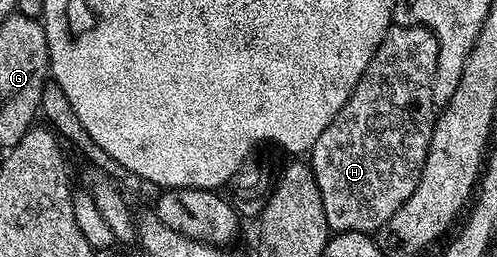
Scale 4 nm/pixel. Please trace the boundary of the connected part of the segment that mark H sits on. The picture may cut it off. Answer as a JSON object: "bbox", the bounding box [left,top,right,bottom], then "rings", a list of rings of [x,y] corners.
{"bbox":[308,25,438,233],"rings":[[[394,25],[384,35],[360,83],[348,95],[348,103],[340,107],[336,119],[324,127],[320,139],[308,151],[308,164],[324,203],[324,219],[328,219],[328,227],[334,233],[377,233],[378,228],[400,211],[408,195],[416,191],[436,120],[432,83],[437,58],[438,41],[432,31],[423,25]]]}

